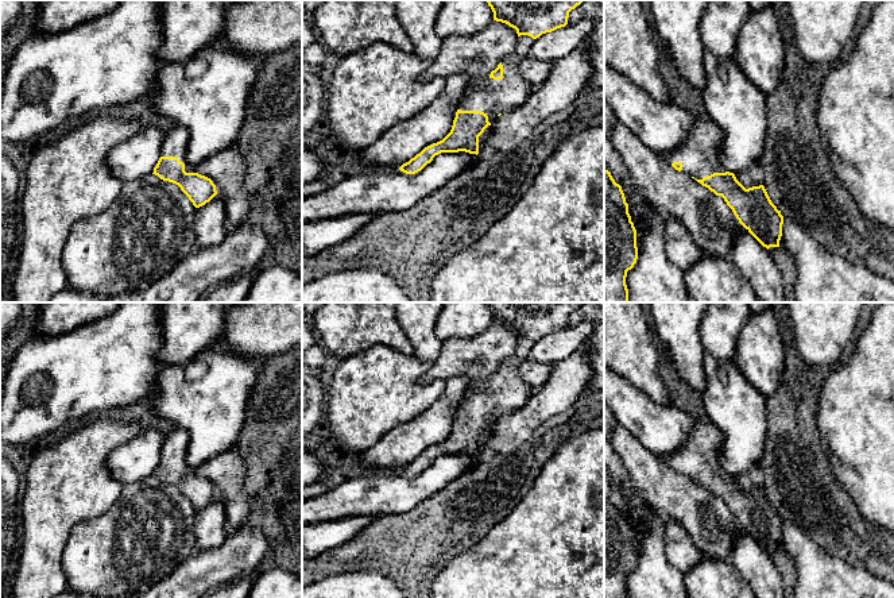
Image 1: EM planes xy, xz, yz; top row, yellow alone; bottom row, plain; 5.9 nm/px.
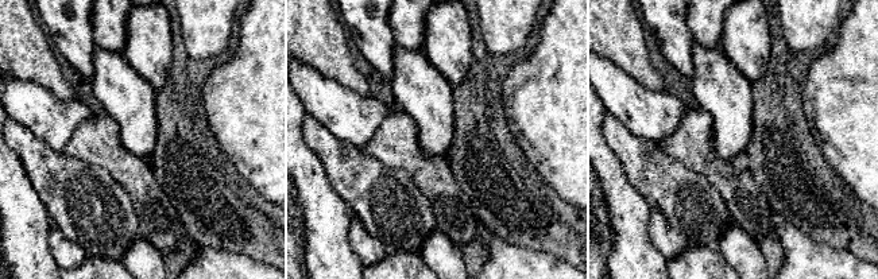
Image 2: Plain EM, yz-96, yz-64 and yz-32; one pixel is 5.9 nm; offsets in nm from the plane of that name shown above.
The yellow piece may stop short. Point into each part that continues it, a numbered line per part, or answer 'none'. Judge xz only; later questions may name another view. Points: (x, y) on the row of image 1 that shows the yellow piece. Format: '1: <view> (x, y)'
1: xz (494, 96)

